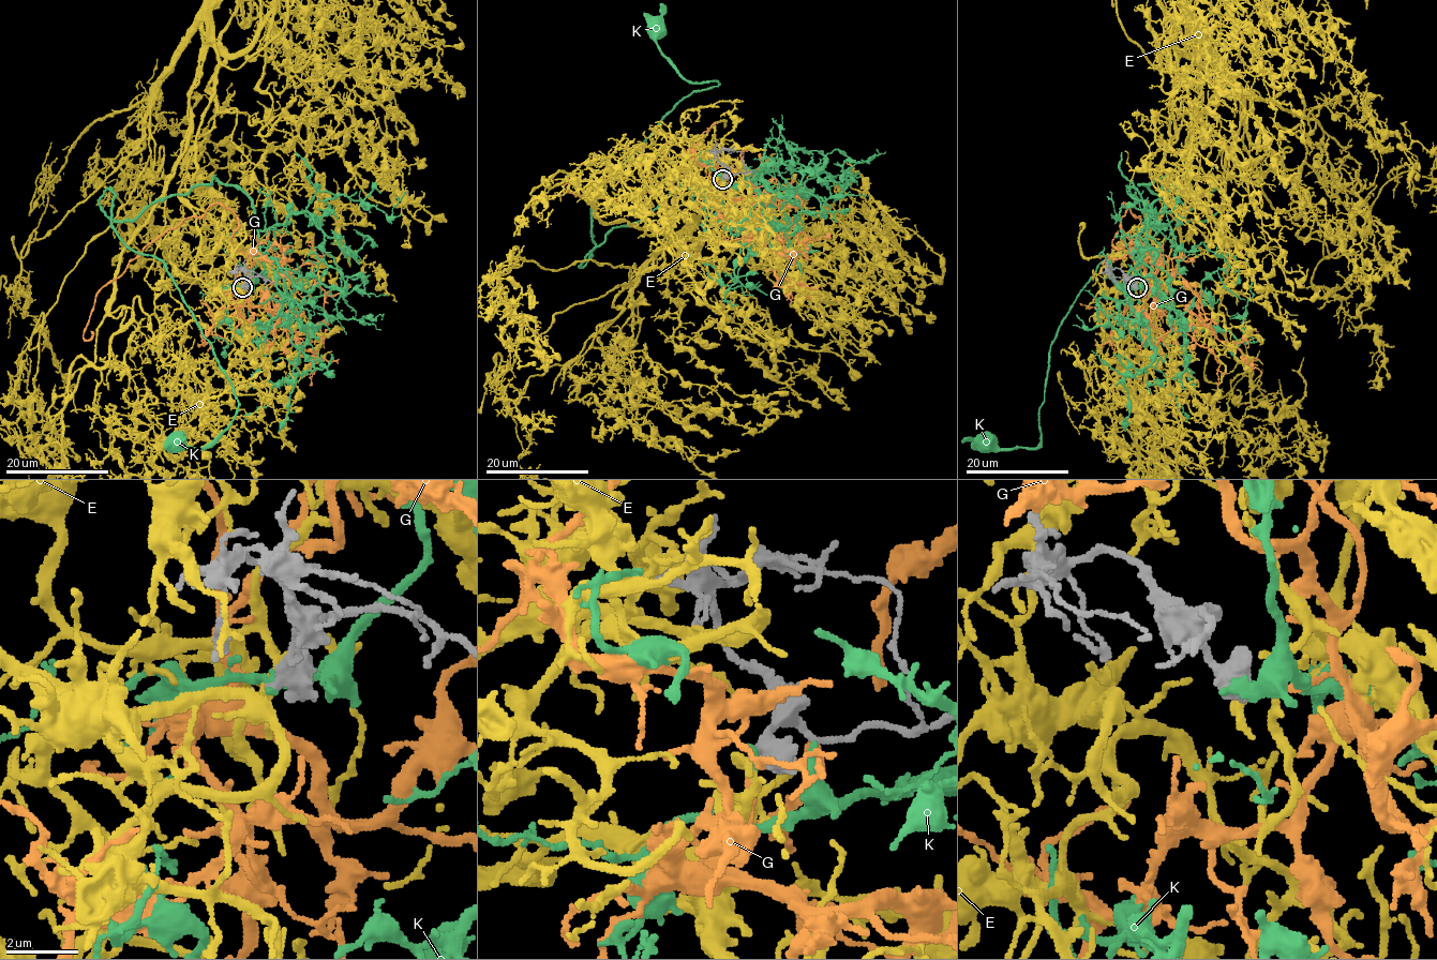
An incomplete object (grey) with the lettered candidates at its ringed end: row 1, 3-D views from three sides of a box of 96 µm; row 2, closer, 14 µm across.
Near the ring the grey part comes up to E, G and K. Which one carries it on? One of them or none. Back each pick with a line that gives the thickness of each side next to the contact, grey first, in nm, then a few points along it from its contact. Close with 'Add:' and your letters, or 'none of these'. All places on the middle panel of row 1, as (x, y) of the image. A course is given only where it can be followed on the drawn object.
G: 240/190 nm
Add: G

